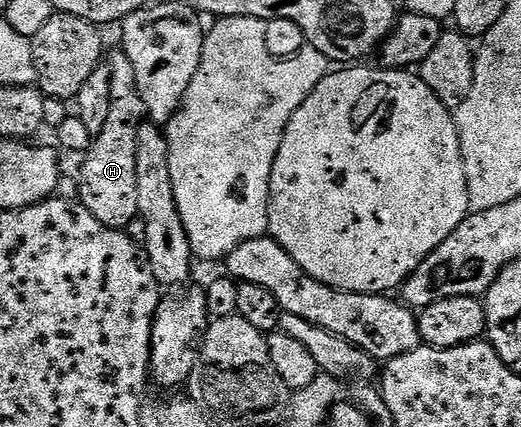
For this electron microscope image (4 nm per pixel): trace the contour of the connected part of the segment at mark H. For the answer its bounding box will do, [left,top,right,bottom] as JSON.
[79,59,146,229]

